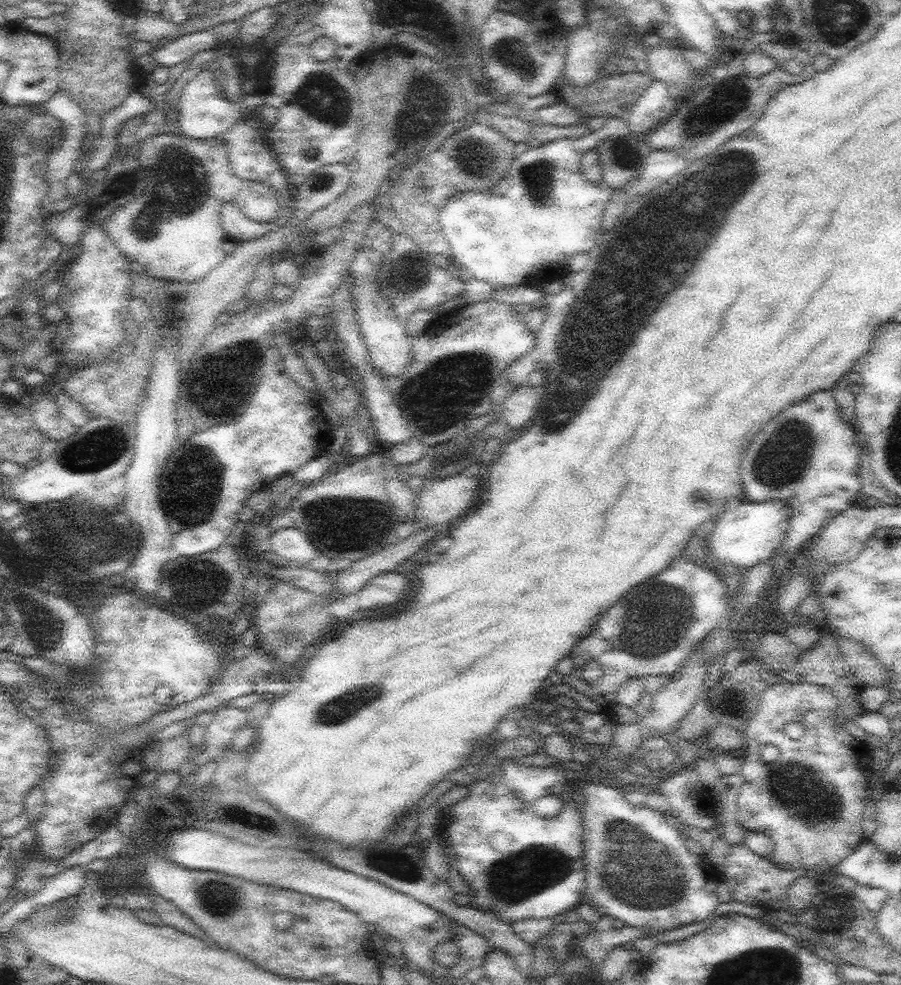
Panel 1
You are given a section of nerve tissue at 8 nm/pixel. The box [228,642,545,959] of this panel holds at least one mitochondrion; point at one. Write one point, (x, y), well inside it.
(339, 710)

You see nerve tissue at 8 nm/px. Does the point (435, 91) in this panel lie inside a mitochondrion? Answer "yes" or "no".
yes

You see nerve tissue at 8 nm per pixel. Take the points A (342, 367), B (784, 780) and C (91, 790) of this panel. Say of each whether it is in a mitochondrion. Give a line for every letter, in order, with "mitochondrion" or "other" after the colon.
A: other
B: mitochondrion
C: other

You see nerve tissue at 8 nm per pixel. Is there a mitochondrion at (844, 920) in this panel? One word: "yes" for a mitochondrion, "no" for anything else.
yes

